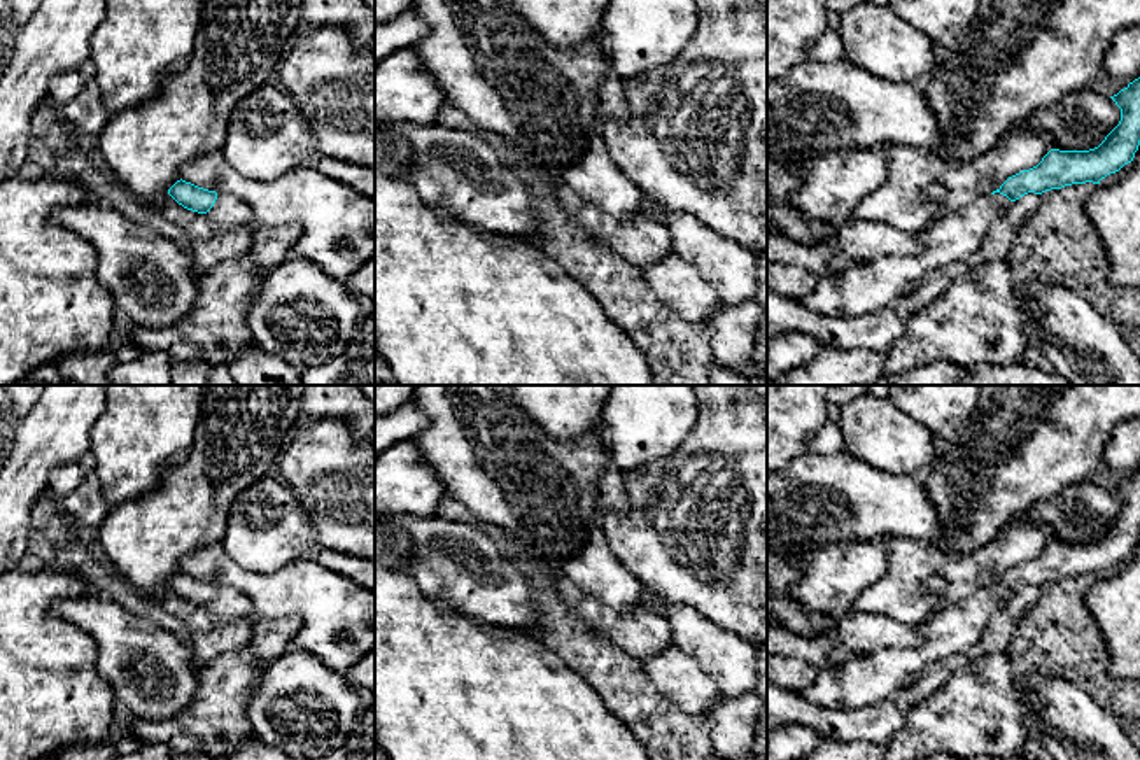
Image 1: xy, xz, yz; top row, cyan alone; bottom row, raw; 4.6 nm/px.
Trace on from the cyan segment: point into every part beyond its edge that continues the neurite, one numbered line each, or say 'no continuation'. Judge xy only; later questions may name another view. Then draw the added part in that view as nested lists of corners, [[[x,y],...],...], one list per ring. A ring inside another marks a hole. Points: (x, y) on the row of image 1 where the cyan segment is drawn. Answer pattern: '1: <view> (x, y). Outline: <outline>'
1: xy (228, 212). Outline: [[[217,194],[214,207],[205,214],[212,226],[235,229],[254,224],[254,210],[238,196]]]

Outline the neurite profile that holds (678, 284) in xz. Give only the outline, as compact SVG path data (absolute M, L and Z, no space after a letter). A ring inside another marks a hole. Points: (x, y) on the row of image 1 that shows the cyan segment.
M676 254L641 268L641 271L653 294L690 322L704 324L721 303L699 270Z

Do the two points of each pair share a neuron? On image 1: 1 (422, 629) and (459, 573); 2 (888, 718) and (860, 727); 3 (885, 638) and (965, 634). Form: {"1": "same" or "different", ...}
{"1": "different", "2": "same", "3": "different"}

